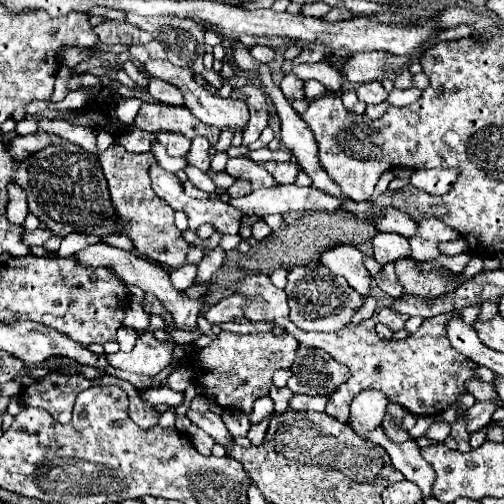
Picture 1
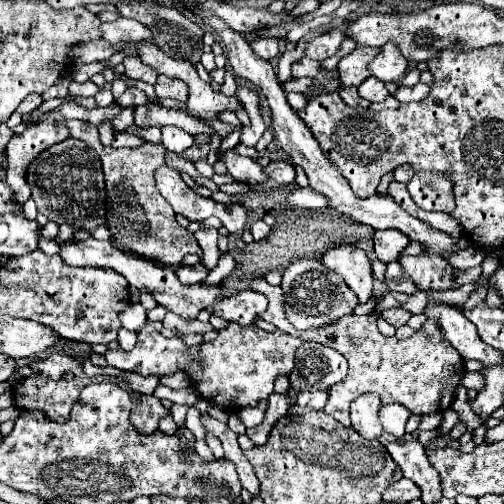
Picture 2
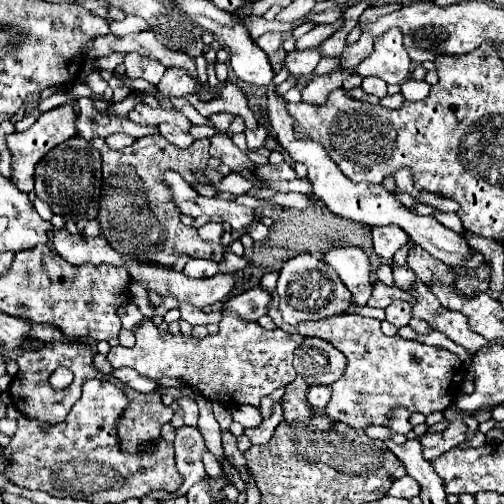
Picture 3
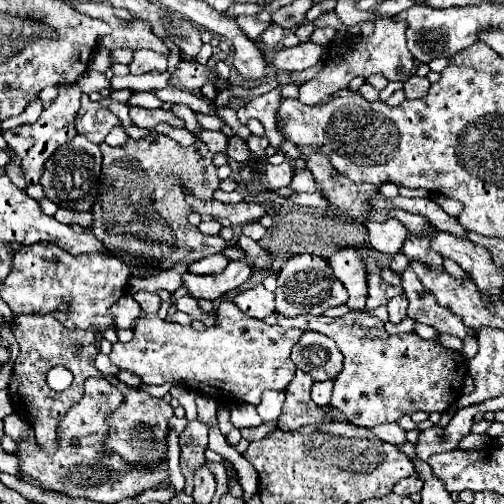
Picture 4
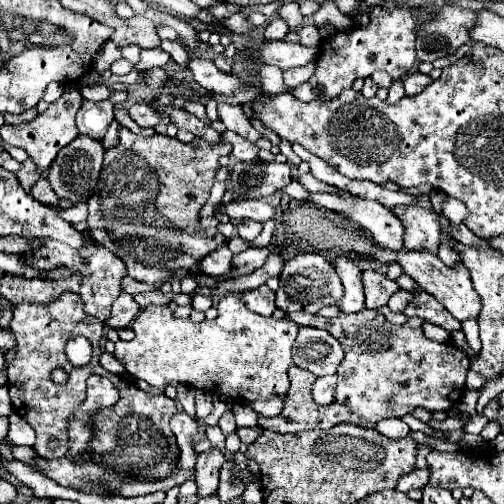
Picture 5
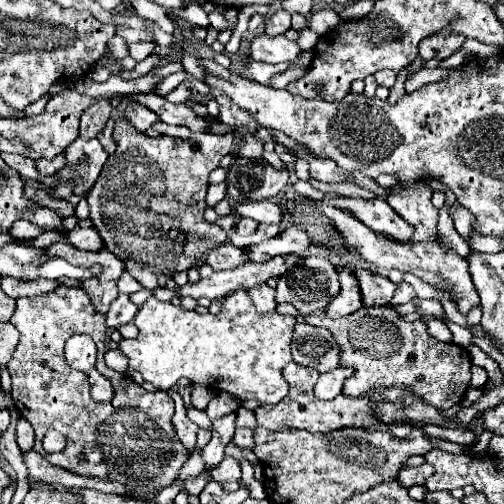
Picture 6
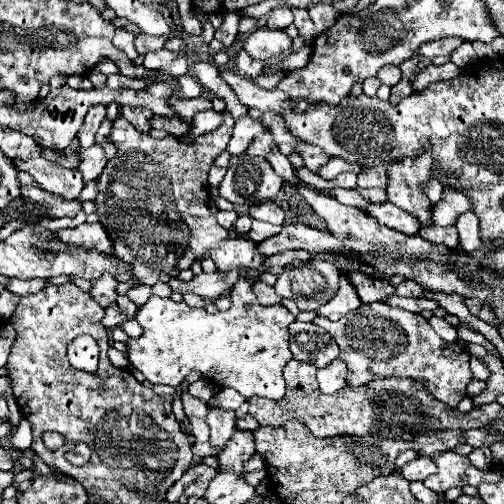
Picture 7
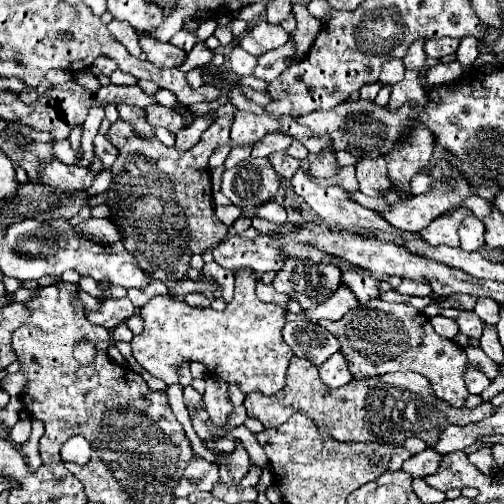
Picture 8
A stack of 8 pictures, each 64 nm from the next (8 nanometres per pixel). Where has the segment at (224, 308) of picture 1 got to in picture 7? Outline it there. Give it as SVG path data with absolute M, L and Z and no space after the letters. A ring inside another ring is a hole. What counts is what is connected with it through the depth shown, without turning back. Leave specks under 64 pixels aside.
M256 282L256 284L252 286L252 292L256 294L256 298L258 298L258 302L260 302L262 306L274 306L274 304L280 304L280 302L282 302L282 298L276 296L274 288L268 286L266 282Z

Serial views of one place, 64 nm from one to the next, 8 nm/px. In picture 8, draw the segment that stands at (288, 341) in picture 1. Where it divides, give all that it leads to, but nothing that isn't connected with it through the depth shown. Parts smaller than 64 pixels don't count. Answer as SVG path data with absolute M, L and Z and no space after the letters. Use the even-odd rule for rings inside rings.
M238 270L234 300L222 312L210 307L193 308L172 296L154 296L140 308L144 332L132 338L132 356L148 374L164 380L168 386L178 382L178 368L182 364L200 362L208 374L228 384L238 384L244 394L262 392L272 396L280 392L286 384L288 362L294 356L282 340L288 310L278 304L260 302L254 294L256 282L252 270Z

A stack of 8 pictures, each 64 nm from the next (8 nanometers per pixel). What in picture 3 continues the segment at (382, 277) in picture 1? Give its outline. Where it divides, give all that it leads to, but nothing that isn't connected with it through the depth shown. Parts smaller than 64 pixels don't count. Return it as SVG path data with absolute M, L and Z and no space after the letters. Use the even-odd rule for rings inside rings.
M392 264L392 276L394 276L394 286L404 288L416 302L416 306L412 306L412 314L420 320L426 320L434 330L446 334L452 342L460 344L462 348L466 348L468 354L476 354L480 348L486 348L486 340L480 334L474 334L468 326L466 316L462 316L460 312L448 310L444 308L436 296L432 294L432 290L422 284L410 270L408 266L398 266Z

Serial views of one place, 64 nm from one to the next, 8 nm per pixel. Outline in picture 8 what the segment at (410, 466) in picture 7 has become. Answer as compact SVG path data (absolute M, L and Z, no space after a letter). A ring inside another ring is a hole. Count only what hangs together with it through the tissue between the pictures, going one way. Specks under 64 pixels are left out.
M426 448L420 454L414 454L408 458L402 466L404 472L408 472L412 478L426 478L428 474L436 474L440 468L440 454L432 448Z

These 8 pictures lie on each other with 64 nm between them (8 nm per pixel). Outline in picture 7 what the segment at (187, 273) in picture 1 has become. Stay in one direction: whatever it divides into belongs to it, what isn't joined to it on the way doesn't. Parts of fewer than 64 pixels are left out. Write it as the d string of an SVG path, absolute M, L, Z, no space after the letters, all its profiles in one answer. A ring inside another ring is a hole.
M228 238L210 250L210 258L220 272L226 272L230 268L258 268L260 270L266 258L256 250L256 246L258 244L252 240Z

